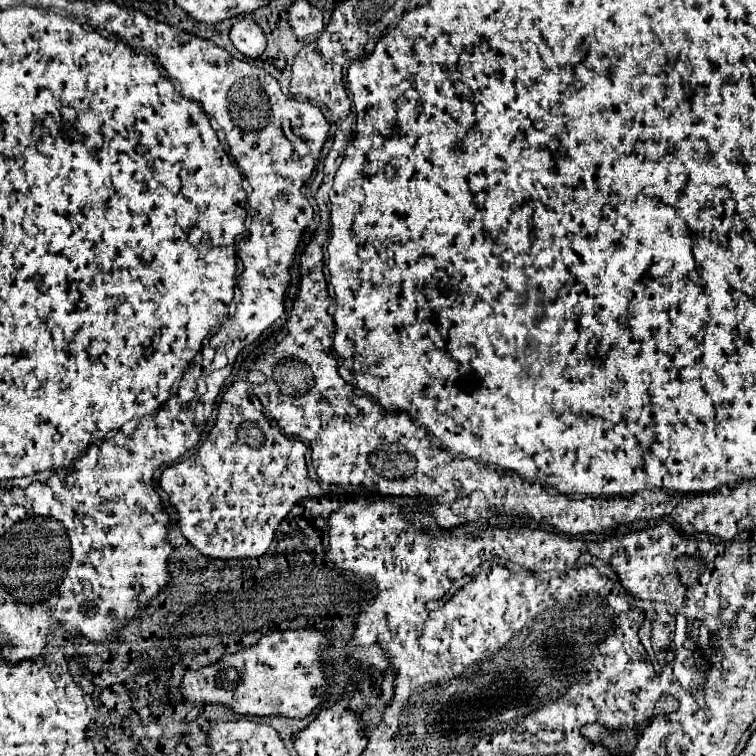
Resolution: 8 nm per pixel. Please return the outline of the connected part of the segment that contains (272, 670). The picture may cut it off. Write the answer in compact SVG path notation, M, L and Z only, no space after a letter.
M272 631L252 647L244 647L220 661L188 671L180 693L190 703L228 705L238 715L308 717L320 703L326 673L320 665L320 645L328 643L320 631Z

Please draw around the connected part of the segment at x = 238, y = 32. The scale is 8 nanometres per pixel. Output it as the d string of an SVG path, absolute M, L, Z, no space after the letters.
M248 17L238 19L230 29L230 41L246 57L260 57L266 49L266 37L256 21Z

